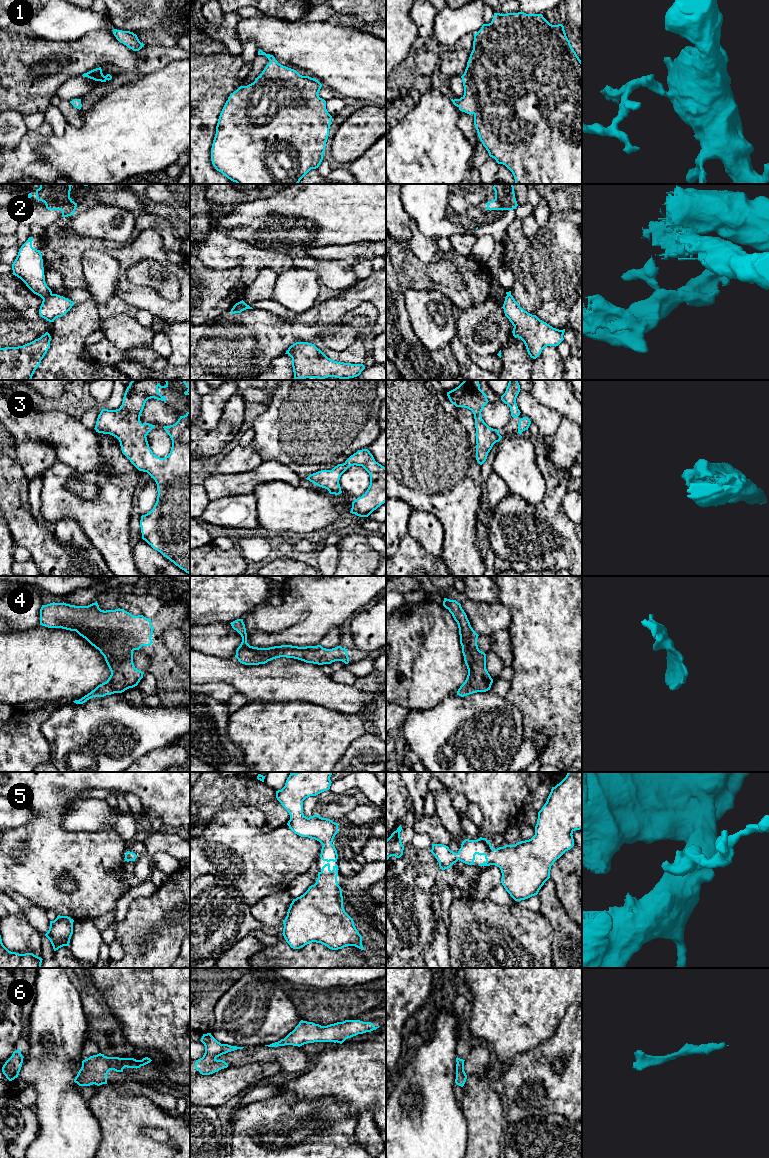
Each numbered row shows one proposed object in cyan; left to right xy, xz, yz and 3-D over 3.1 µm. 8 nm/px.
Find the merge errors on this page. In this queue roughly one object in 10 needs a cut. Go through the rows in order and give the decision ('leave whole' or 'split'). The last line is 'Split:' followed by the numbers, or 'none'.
1: leave whole
2: split
3: leave whole
4: leave whole
5: leave whole
6: leave whole
Split: 2

